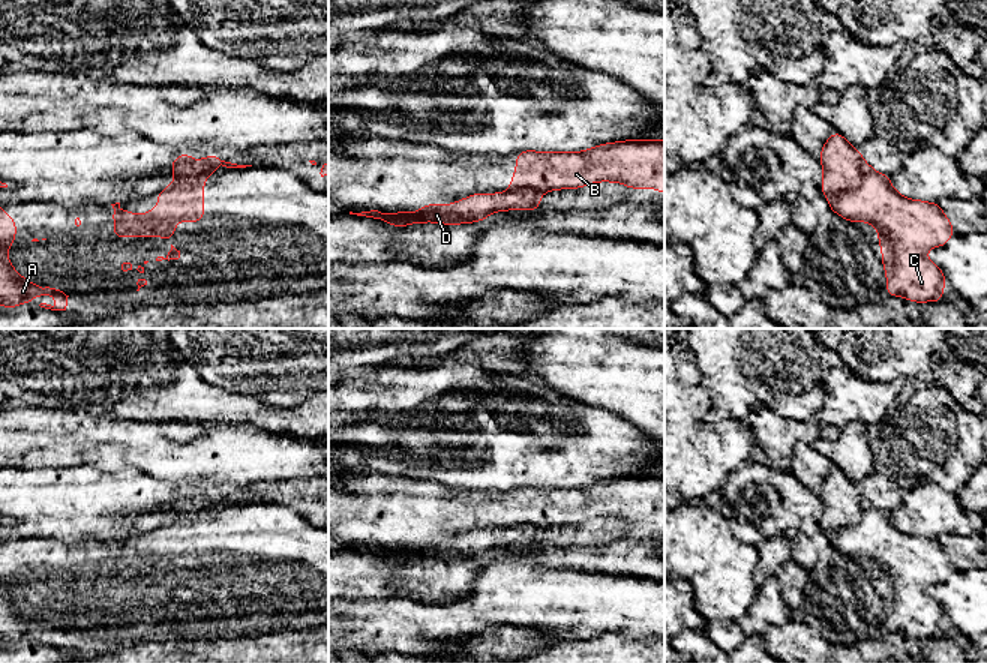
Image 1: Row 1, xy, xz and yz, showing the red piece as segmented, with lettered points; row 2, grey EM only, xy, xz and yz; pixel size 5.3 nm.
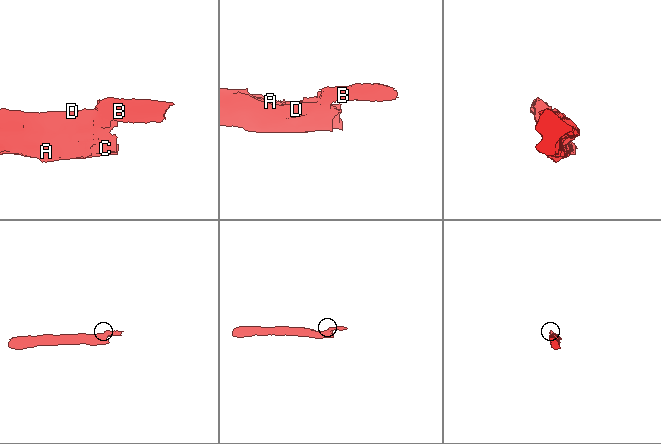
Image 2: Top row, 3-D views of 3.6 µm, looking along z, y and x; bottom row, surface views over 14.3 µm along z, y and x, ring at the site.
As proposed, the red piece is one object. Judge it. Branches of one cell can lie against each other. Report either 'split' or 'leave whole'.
split

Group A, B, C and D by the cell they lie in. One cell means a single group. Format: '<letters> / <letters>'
A C D / B

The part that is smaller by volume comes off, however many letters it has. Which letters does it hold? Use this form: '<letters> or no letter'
B

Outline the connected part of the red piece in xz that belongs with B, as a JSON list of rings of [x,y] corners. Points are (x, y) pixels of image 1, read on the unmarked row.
[[[630,476],[600,480],[586,488],[531,488],[516,492],[510,526],[578,525],[596,518],[652,522],[664,528],[664,476]]]

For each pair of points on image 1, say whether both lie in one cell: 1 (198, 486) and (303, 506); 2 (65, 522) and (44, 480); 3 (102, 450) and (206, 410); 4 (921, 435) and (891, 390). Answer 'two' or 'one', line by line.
1: one
2: one
3: two
4: two

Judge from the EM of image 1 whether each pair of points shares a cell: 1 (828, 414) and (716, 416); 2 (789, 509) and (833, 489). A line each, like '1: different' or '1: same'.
1: different
2: different

